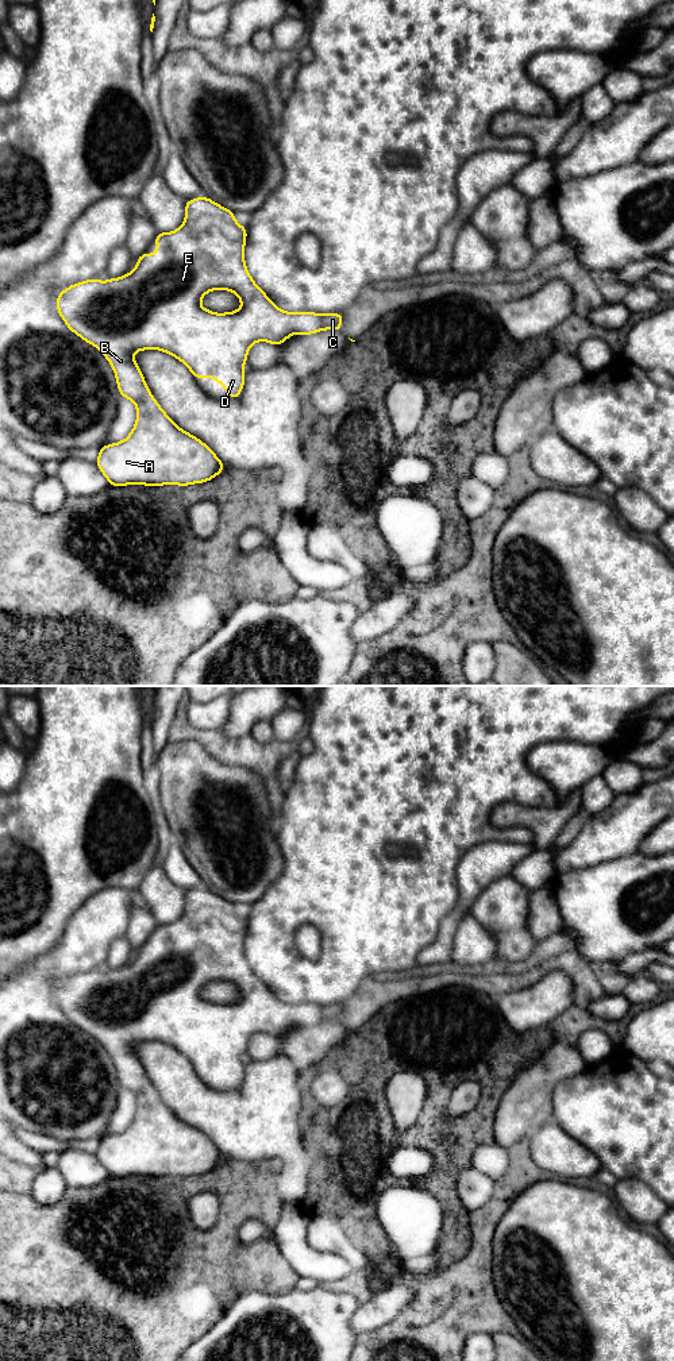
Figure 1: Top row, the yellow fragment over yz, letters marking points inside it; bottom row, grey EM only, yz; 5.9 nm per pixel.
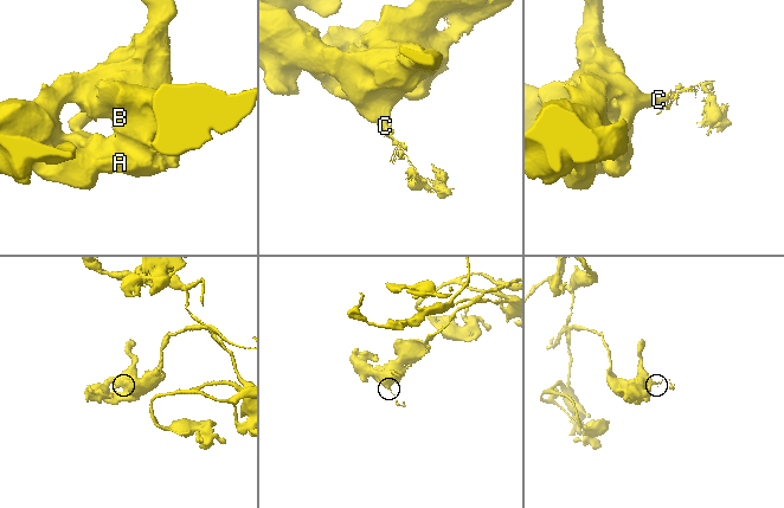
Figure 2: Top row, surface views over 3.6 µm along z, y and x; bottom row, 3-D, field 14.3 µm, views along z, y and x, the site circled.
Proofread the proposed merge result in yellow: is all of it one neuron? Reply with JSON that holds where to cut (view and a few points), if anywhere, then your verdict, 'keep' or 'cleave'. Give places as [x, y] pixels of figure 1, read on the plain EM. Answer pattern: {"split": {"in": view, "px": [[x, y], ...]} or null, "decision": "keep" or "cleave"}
{"split": {"in": "yz", "px": [[322, 1006], [322, 1018], [319, 1021]]}, "decision": "cleave"}

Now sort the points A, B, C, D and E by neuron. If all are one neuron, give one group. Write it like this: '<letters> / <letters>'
A B D E / C

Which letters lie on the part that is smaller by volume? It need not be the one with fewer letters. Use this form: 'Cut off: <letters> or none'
Cut off: C

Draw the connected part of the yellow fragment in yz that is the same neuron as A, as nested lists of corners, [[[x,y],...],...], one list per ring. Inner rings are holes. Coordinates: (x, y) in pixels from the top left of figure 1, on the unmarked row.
[[[196,888],[193,891],[186,891],[185,895],[185,910],[184,915],[178,918],[177,921],[172,924],[159,924],[155,926],[155,934],[157,934],[157,944],[155,945],[147,945],[143,944],[136,951],[136,957],[131,964],[127,964],[119,969],[109,969],[108,972],[99,972],[96,969],[90,969],[88,972],[81,972],[80,975],[73,975],[68,978],[65,982],[59,983],[57,988],[57,1002],[62,1011],[65,1013],[66,1018],[76,1026],[78,1026],[84,1033],[88,1036],[95,1037],[109,1053],[109,1056],[113,1060],[116,1076],[120,1084],[120,1088],[126,1088],[130,1092],[132,1092],[136,1098],[136,1113],[130,1123],[130,1126],[118,1134],[107,1136],[100,1138],[99,1148],[96,1152],[97,1158],[103,1164],[103,1167],[107,1169],[108,1175],[111,1177],[127,1177],[127,1176],[145,1176],[145,1177],[163,1177],[163,1176],[178,1176],[178,1177],[188,1177],[195,1175],[204,1175],[211,1171],[213,1171],[216,1167],[219,1167],[224,1160],[226,1156],[216,1148],[216,1145],[200,1130],[190,1126],[189,1123],[181,1121],[161,1099],[161,1096],[157,1094],[154,1087],[150,1084],[150,1080],[145,1072],[145,1068],[132,1049],[132,1046],[138,1042],[143,1041],[159,1041],[162,1044],[166,1044],[174,1049],[177,1049],[180,1053],[182,1053],[192,1067],[197,1069],[215,1069],[217,1076],[224,1076],[227,1087],[230,1090],[238,1090],[243,1082],[244,1077],[244,1067],[246,1063],[243,1061],[243,1057],[247,1055],[247,1045],[249,1040],[257,1034],[257,1033],[267,1033],[274,1037],[281,1037],[288,1029],[301,1025],[301,1026],[312,1026],[315,1023],[320,1023],[321,1021],[321,1006],[316,1003],[285,1003],[280,1000],[267,987],[266,984],[255,975],[255,972],[251,969],[246,953],[244,953],[244,937],[246,937],[246,929],[247,929],[247,919],[240,917],[235,911],[235,906],[232,902],[224,899],[223,897],[219,897],[217,894],[212,892],[209,888]],[[212,982],[227,982],[236,986],[236,988],[240,991],[242,998],[238,1002],[226,1003],[226,1005],[216,1005],[212,1002],[208,1002],[201,998],[200,992],[201,990]]]

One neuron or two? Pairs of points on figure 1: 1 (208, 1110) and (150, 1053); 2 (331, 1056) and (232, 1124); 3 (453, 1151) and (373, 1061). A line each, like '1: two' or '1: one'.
1: one
2: two
3: one

